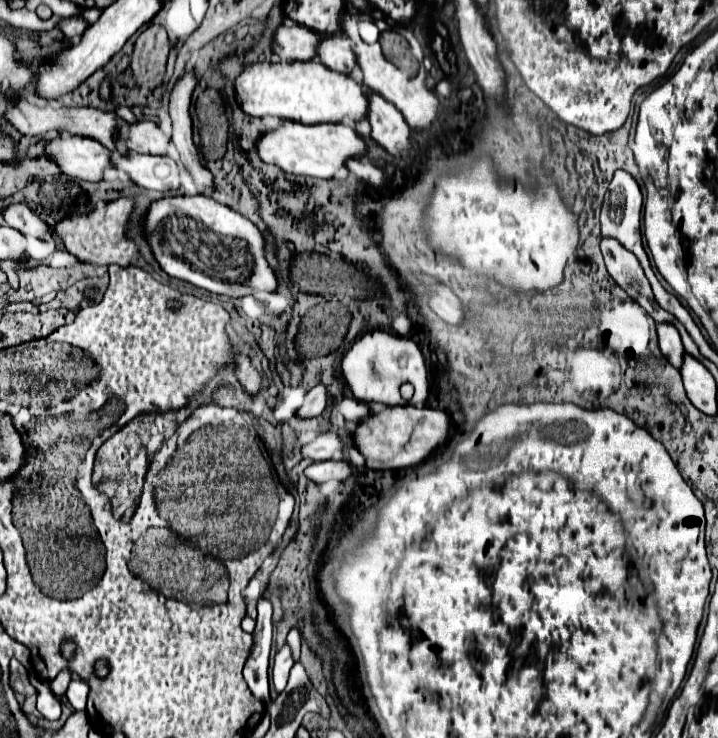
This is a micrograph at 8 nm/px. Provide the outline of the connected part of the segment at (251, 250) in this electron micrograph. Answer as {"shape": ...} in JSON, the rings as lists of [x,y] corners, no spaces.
{"shape":[[[208,196],[162,198],[146,216],[146,236],[158,264],[174,278],[212,294],[242,298],[254,292],[276,292],[278,278],[266,260],[266,238],[242,214]]]}

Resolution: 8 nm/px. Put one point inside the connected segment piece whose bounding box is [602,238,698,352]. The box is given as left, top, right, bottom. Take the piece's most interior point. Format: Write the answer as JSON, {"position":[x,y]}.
{"position":[622,265]}

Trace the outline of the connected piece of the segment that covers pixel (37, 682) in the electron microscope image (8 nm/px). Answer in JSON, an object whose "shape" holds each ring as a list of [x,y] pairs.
{"shape":[[[30,670],[30,684],[36,688],[36,708],[46,719],[53,721],[60,717],[61,702],[50,690],[50,682],[42,682],[34,670]]]}

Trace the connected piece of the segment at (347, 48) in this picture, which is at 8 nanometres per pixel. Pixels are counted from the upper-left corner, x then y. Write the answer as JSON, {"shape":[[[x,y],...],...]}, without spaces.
{"shape":[[[324,34],[318,46],[318,60],[330,70],[342,74],[350,74],[358,68],[354,46],[350,46],[350,40],[344,34],[334,34],[334,36]]]}

